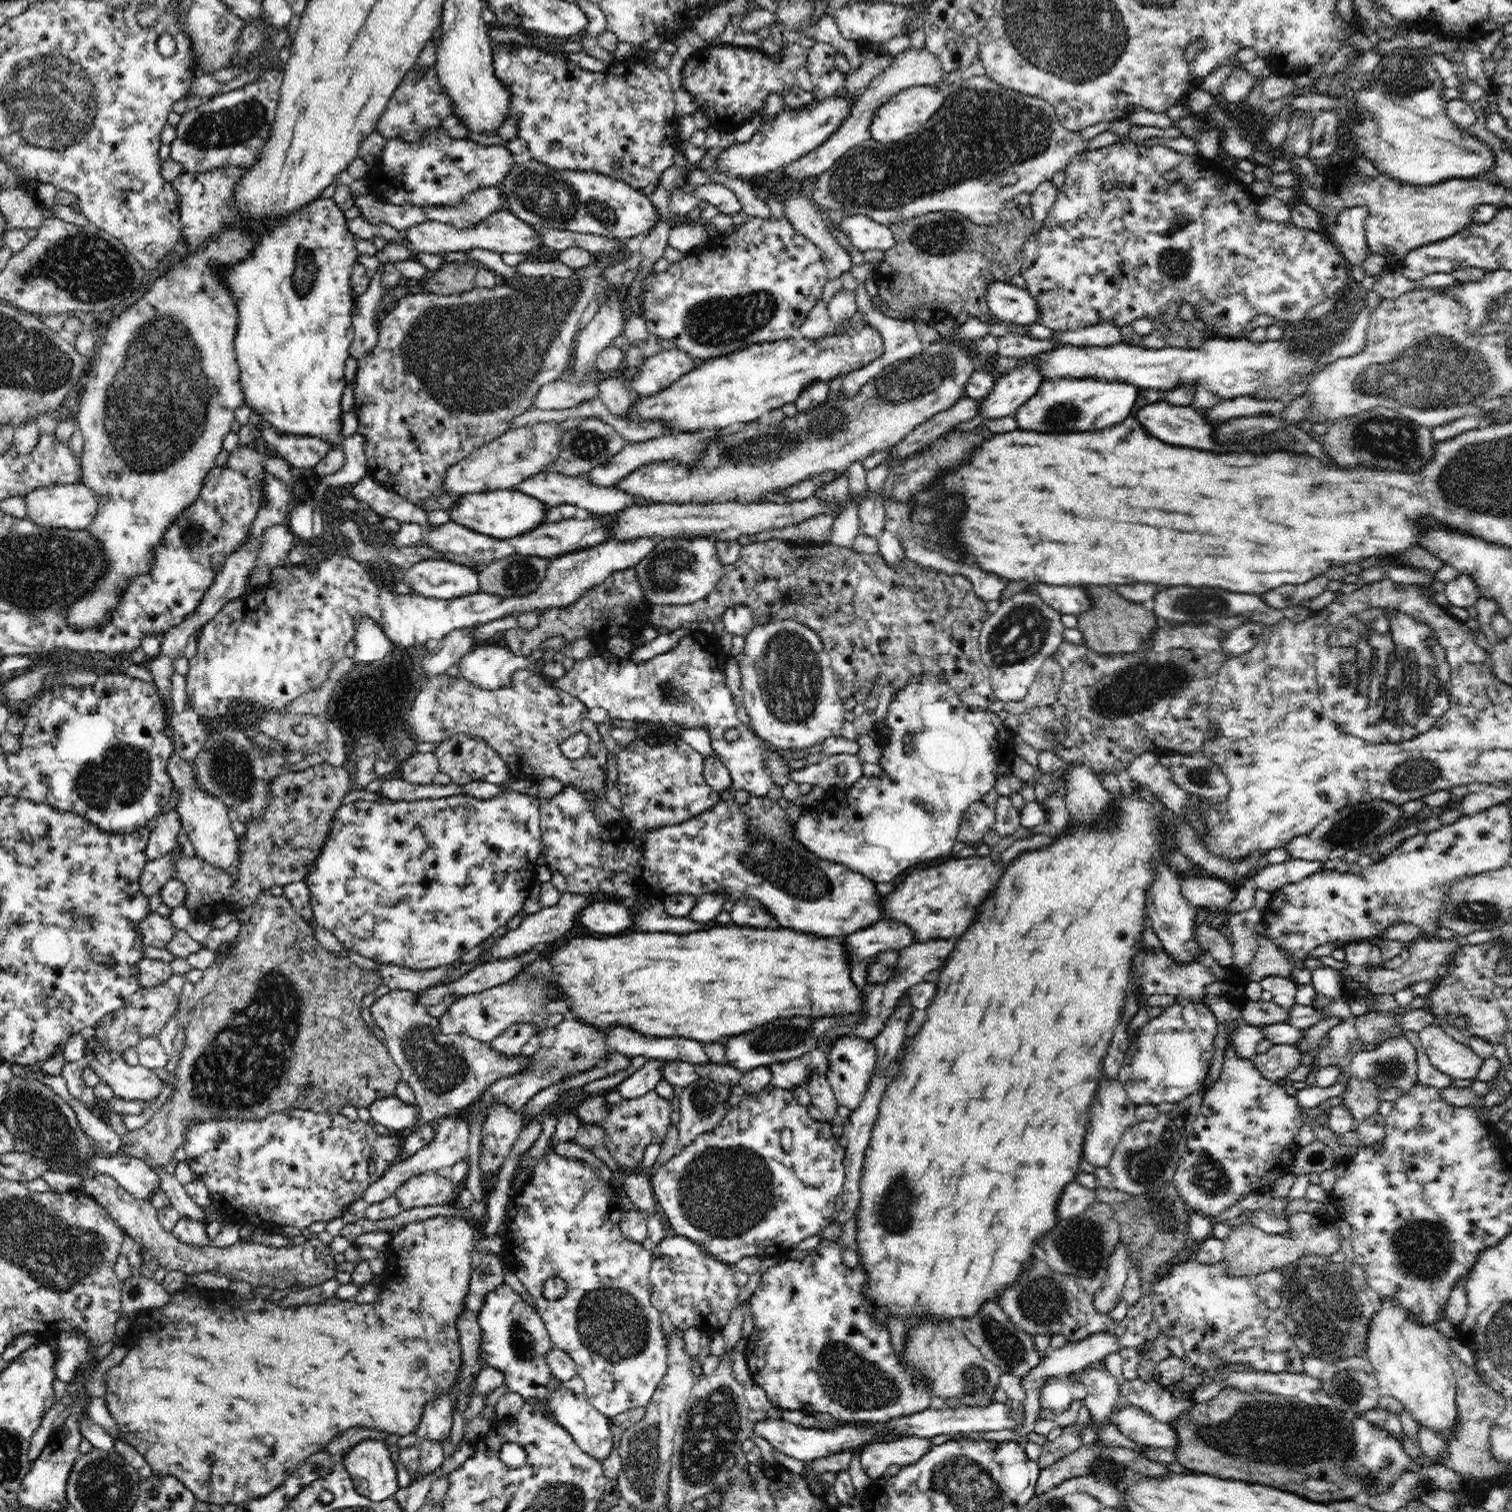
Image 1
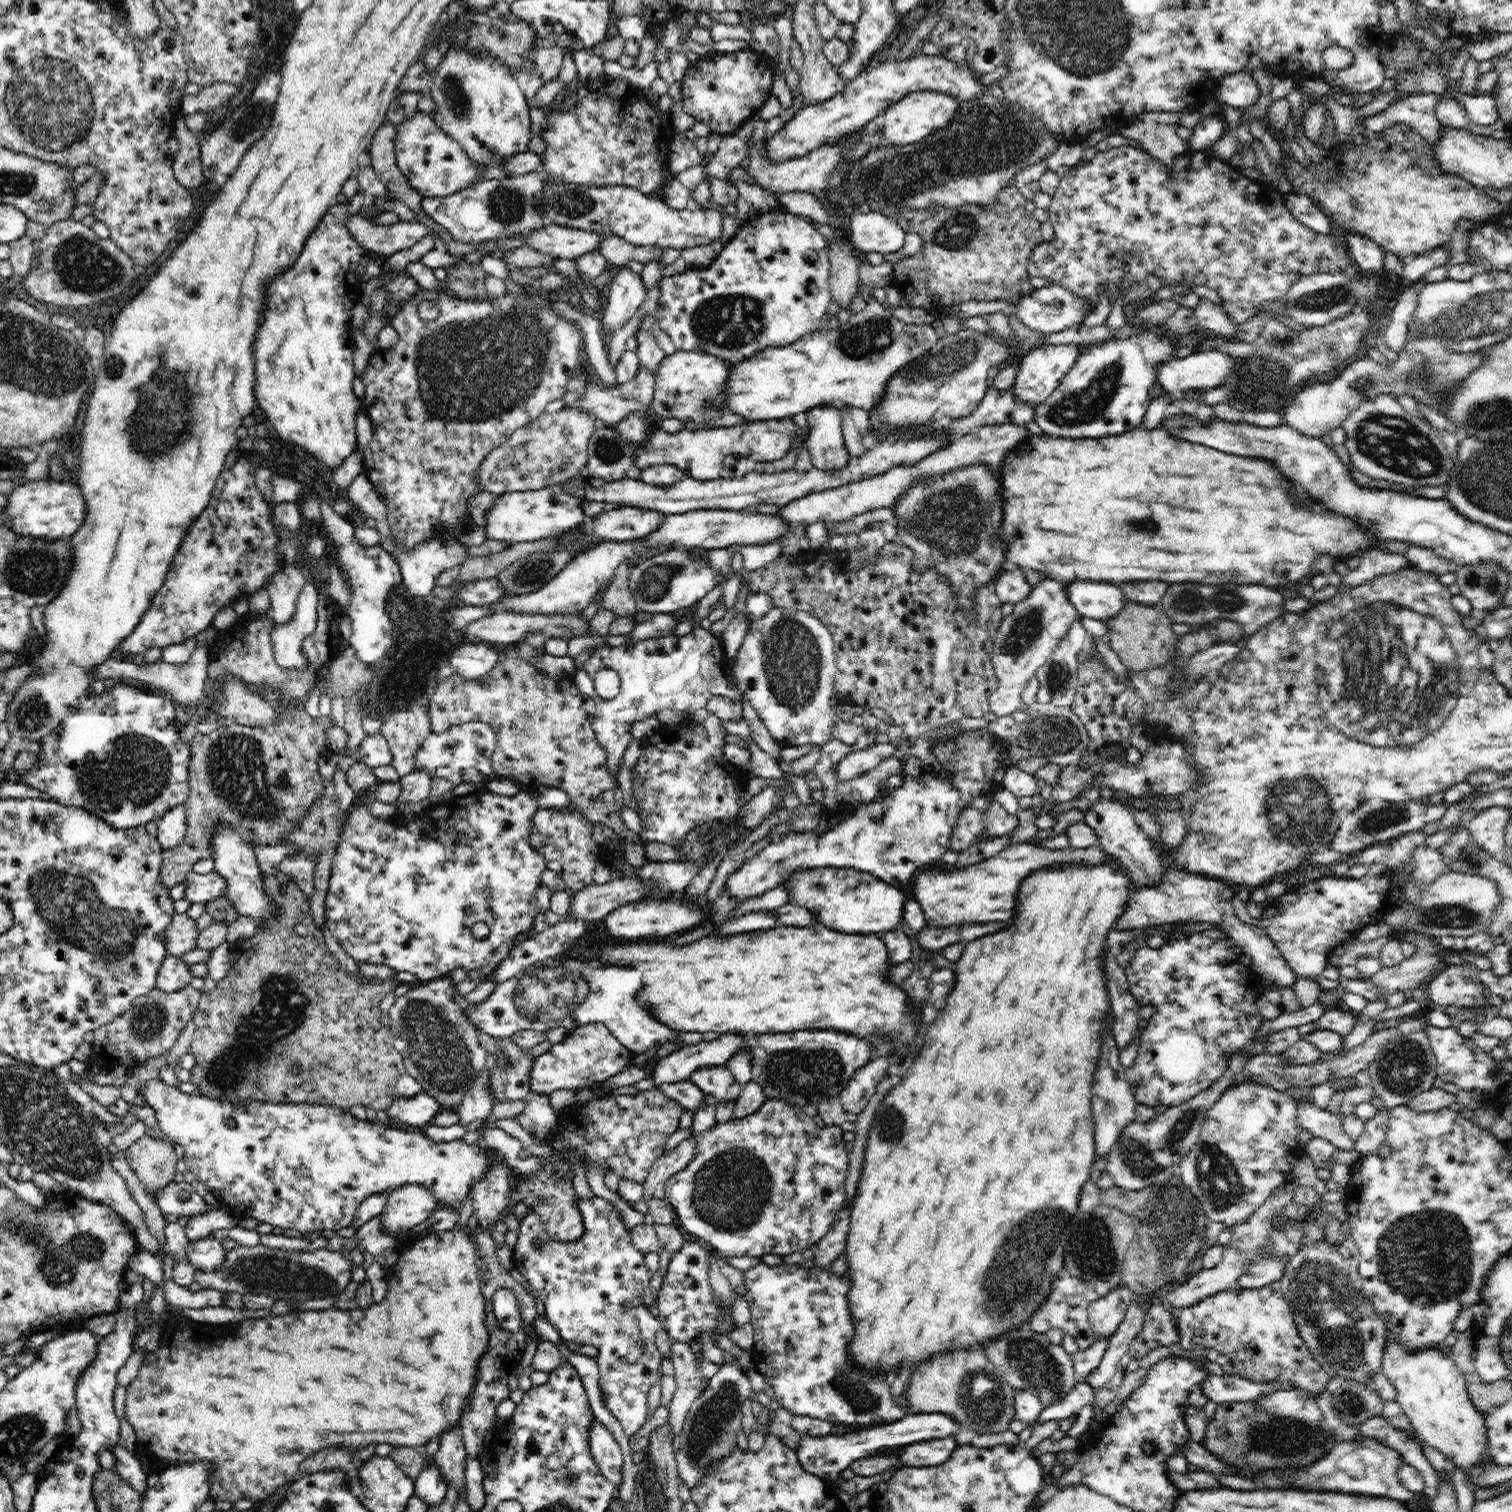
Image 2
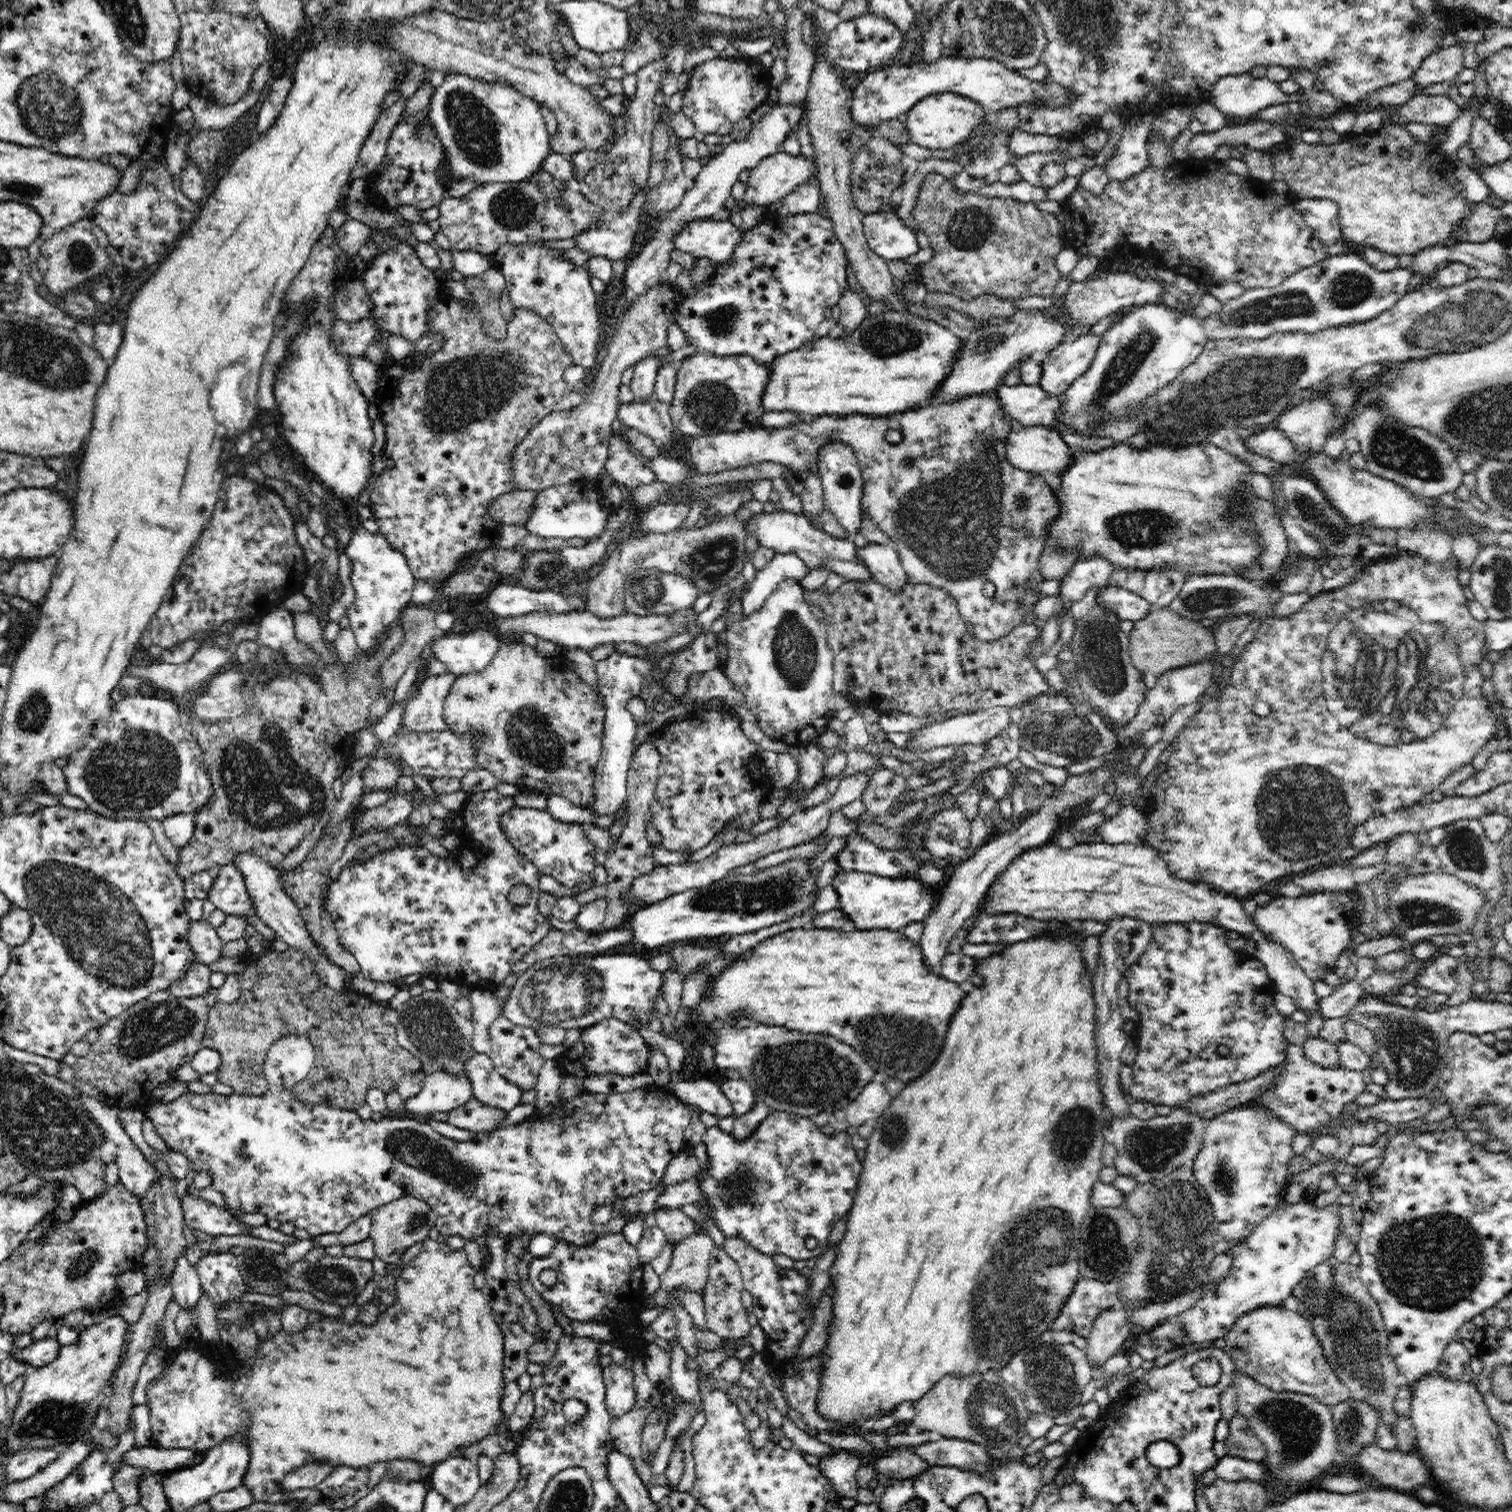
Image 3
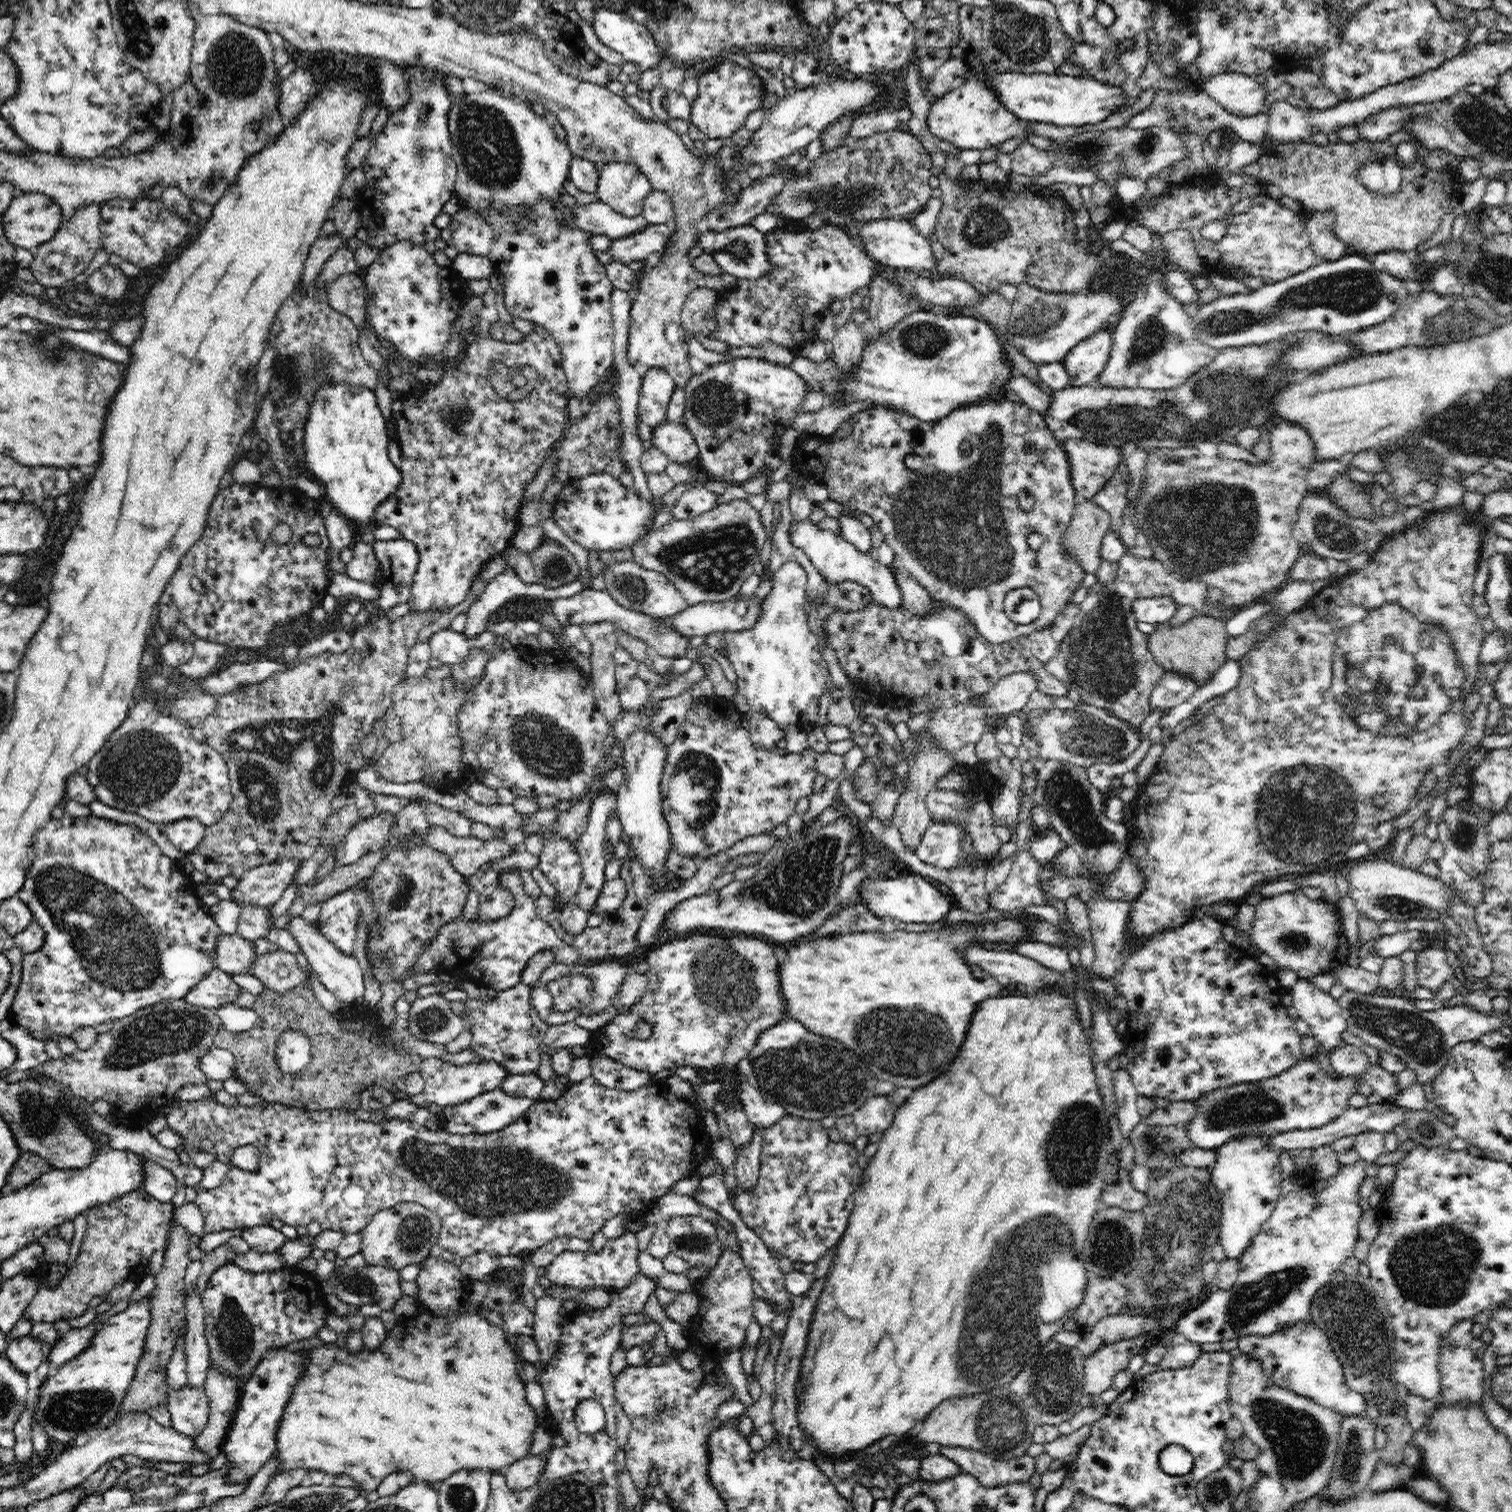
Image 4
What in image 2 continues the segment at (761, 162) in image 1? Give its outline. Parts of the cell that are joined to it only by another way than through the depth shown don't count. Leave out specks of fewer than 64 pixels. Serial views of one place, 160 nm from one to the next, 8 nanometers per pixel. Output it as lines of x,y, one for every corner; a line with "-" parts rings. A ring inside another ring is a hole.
924,55
916,58
897,59
882,62
872,68
862,70
856,78
847,81
841,92
815,105
805,105
794,113
792,119
785,122
783,128
774,132
766,140
766,153
762,156
770,163
784,163
791,159
807,156
812,150
829,146
840,136
859,131
866,123
872,122
879,114
906,95
916,91
936,91
958,98
976,101
984,93
990,93
976,75
980,75
969,63
948,60
939,55

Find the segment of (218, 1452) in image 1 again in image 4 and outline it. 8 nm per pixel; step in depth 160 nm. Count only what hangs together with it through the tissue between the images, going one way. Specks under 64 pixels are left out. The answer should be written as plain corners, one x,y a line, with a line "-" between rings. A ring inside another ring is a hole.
428,1256
423,1260
422,1263
419,1264
420,1271
416,1278
416,1288
418,1289
418,1297
416,1299
418,1308
418,1314
416,1317
409,1318
401,1318
397,1321
395,1326
387,1330
386,1340
384,1340
384,1344
376,1350
376,1352
370,1352
370,1350
366,1350
366,1348
361,1351
355,1352
350,1351
348,1347
340,1348
336,1345
336,1343
324,1343
316,1348
310,1349
310,1359
307,1360
306,1371
303,1372
304,1380
300,1380
300,1384
296,1386
296,1388
292,1388
292,1404
288,1403
286,1406
286,1411
283,1412
283,1418
279,1420
279,1430
278,1430
278,1439
276,1439
276,1444
278,1444
278,1448
275,1450
275,1458
279,1460
279,1469
278,1473
286,1472
286,1470
292,1470
297,1468
305,1468
311,1470
322,1470
326,1474
336,1475
348,1475
354,1482
358,1483
361,1488
365,1492
371,1492
376,1490
377,1486
383,1482
384,1477
391,1474
394,1471
406,1471
410,1476
412,1476
414,1482
424,1482
426,1484
432,1484
433,1482
438,1482
438,1480
447,1479
448,1476
455,1474
456,1471
462,1470
500,1470
500,1468
506,1468
509,1464
512,1464
515,1460
519,1458
524,1458
528,1456
528,1446
530,1446
530,1442
532,1442
532,1432
534,1432
534,1428
538,1426
538,1419
536,1418
536,1414
534,1414
534,1410
528,1406
528,1402
526,1402
526,1398
524,1398
524,1388
526,1388
526,1382
522,1382
521,1378
518,1378
518,1372
516,1372
516,1354
515,1351
510,1347
510,1341
508,1341
508,1334
506,1331
502,1330
502,1328
490,1323
488,1319
486,1319
480,1313
480,1308
474,1306
472,1302
468,1299
471,1283
466,1280
466,1277
462,1275
460,1269
454,1261
449,1262
442,1257
434,1257
-
186,1384
180,1390
168,1390
167,1403
171,1427
188,1438
198,1436
209,1418
209,1400
204,1389

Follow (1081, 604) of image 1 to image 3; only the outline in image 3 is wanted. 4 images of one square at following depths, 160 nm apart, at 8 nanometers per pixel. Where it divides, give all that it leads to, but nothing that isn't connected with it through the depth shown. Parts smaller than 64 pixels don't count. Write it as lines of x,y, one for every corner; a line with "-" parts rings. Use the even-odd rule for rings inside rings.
1104,585
1099,588
1095,603
1106,610
1113,610
1122,620
1136,623
1154,608
1141,596
1116,585

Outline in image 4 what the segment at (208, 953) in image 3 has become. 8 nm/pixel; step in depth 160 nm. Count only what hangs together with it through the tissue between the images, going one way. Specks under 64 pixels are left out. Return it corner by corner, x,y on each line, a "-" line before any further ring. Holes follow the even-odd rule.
238,933
222,934
215,948
216,968
229,974
250,973
255,958
260,955
254,951
252,940
244,940

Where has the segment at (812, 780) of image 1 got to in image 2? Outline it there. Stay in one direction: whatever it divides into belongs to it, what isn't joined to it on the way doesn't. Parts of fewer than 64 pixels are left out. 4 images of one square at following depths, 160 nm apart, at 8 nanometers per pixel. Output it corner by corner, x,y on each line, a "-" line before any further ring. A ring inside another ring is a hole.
876,742
875,745
868,746
866,749
852,751
844,760
840,760
838,766
834,768
835,777
839,782
858,778
858,776
876,768
884,758
894,756
896,749
895,744

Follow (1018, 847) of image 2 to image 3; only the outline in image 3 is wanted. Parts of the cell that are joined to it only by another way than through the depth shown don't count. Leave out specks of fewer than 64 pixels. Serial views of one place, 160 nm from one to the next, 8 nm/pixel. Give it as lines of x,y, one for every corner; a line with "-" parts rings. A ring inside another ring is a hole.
1046,843
1045,845
1040,845
1039,847
1026,849
1019,855
1016,855
1008,863
1008,866
1006,866
1006,868
1000,874
998,874
998,876
994,879
994,882
992,882
992,884
987,888
985,894
987,895
985,896
986,900
982,902
982,909
986,909
985,912
989,915
1023,914
1028,918
1035,918
1036,920
1058,921
1060,923
1076,923
1077,921
1084,920
1097,920
1098,922
1104,923
1108,922
1108,920
1112,920
1114,916
1125,916
1126,918
1137,918
1138,921
1144,921
1152,924
1160,922
1184,923
1203,921
1206,923
1212,923
1218,927
1222,927
1227,931
1234,930
1234,932
1238,932
1238,934
1240,934
1242,937
1249,936
1252,938
1256,946
1253,956
1255,957
1256,962
1259,960
1262,964
1264,964
1268,978
1272,980
1275,988
1279,992
1285,994
1286,996
1290,996
1295,1006
1301,1011
1304,1011
1306,1016
1310,1016
1311,1014
1319,1014
1319,998
1317,990
1315,989
1316,985
1313,980
1308,978
1308,975
1298,966
1298,963
1294,960
1294,957
1284,947
1282,947
1282,945
1276,943
1276,941
1270,940
1270,937
1266,937
1266,935
1264,935
1264,933
1258,929
1256,923
1251,919
1251,917
1248,917
1248,914
1246,914
1246,912
1243,910
1243,904
1239,902
1237,897
1233,897
1232,895
1224,895
1224,893
1220,893
1216,891
1216,889
1212,889
1208,883
1192,883
1192,881
1176,878
1176,876
1172,875
1172,873
1168,871
1168,865
1164,863
1164,859
1162,859
1162,857
1160,857
1160,855
1158,855
1158,853
1146,843
1077,843
1070,848
1061,848
1058,844

